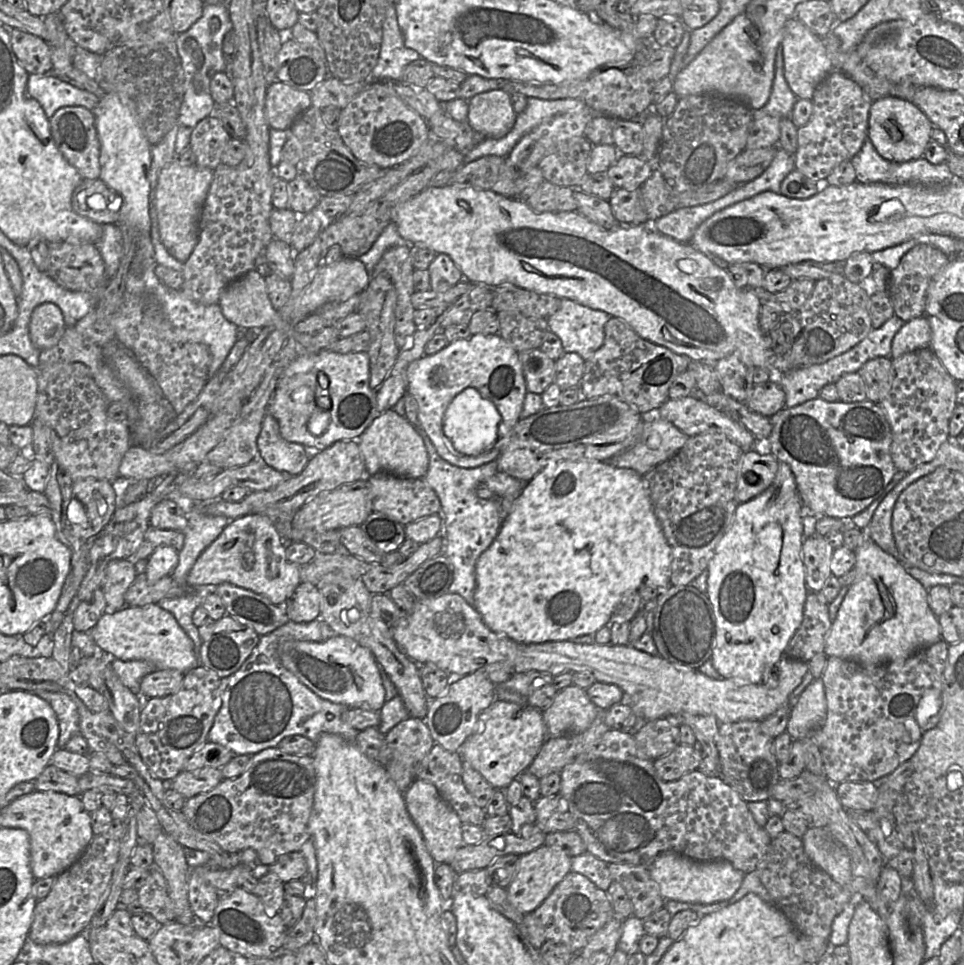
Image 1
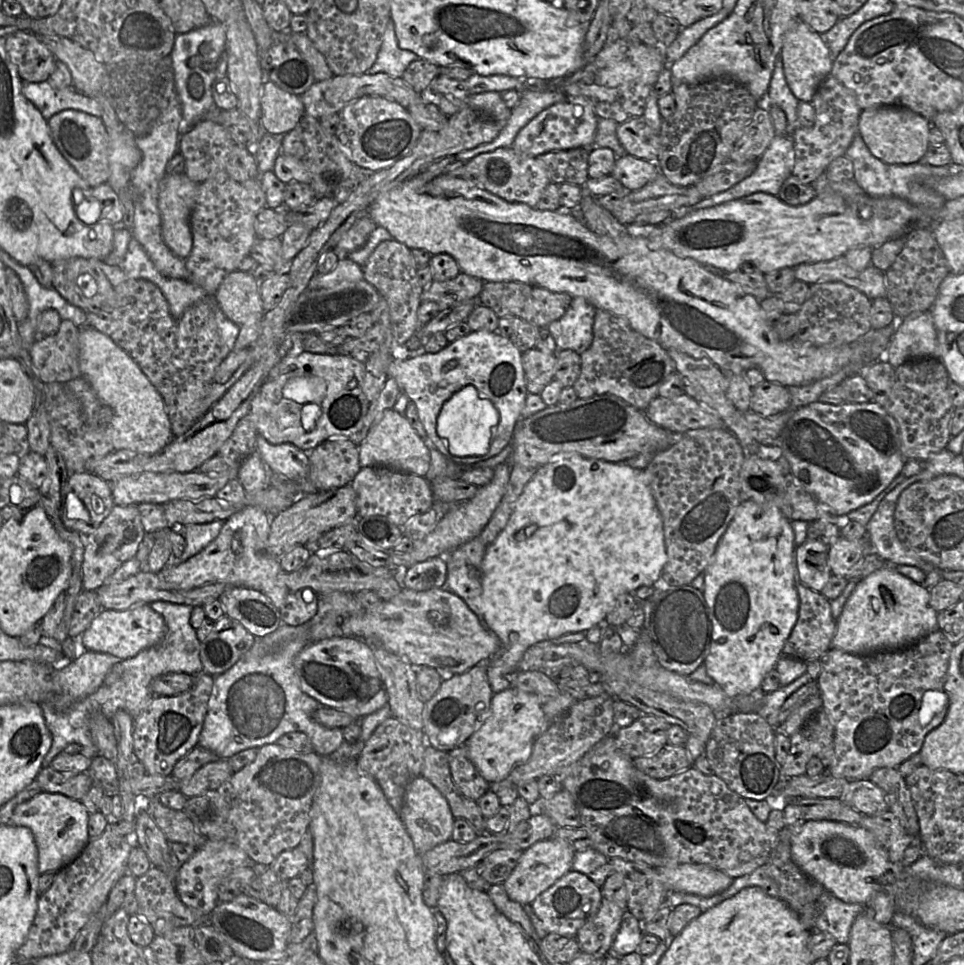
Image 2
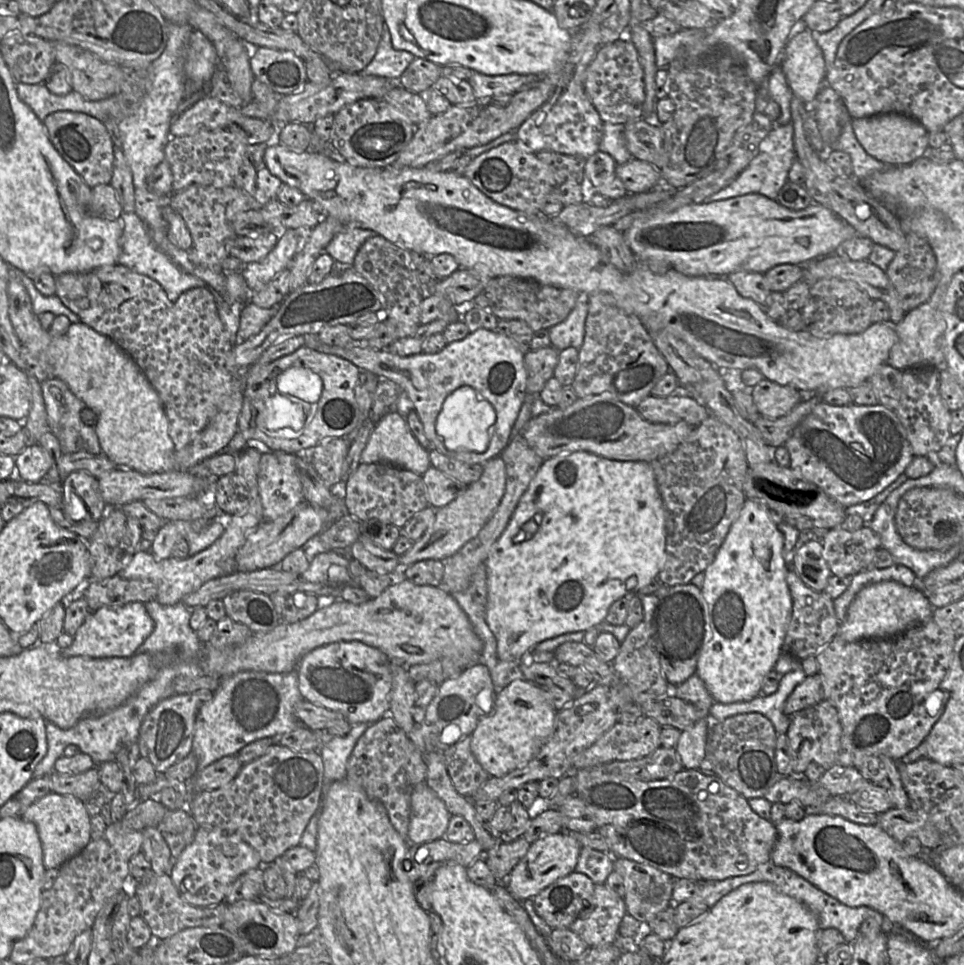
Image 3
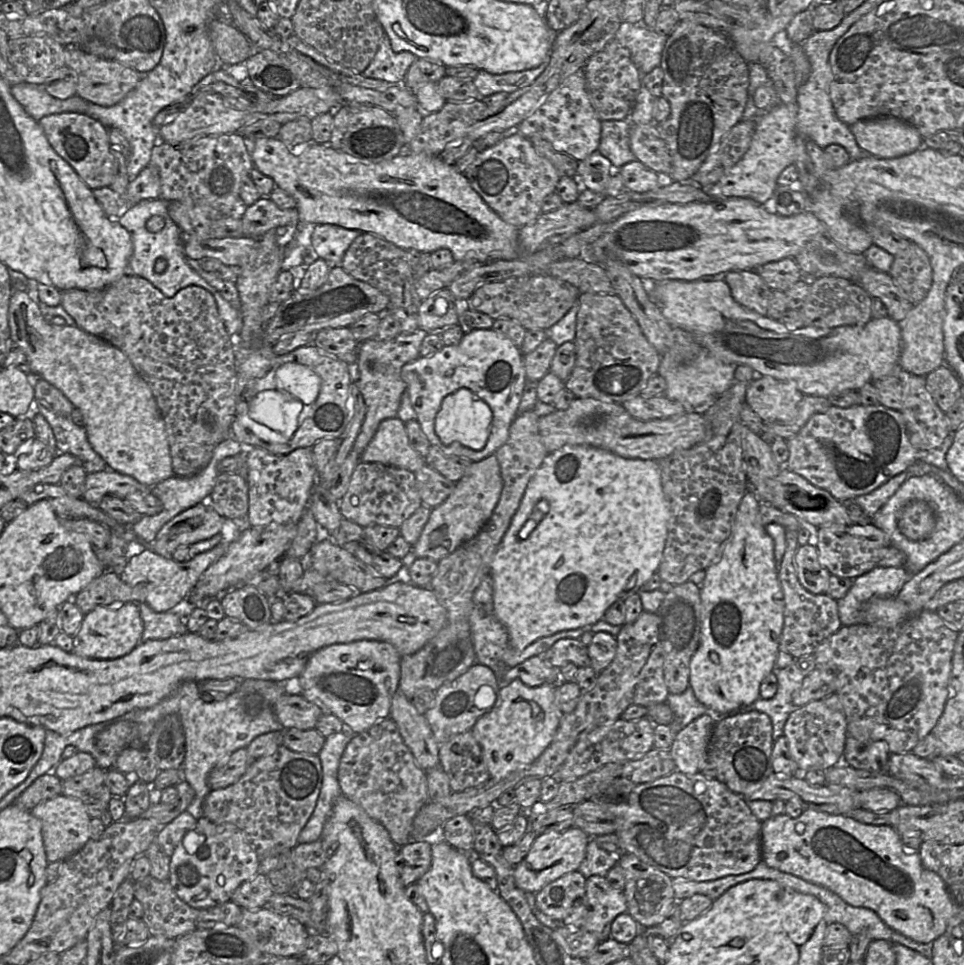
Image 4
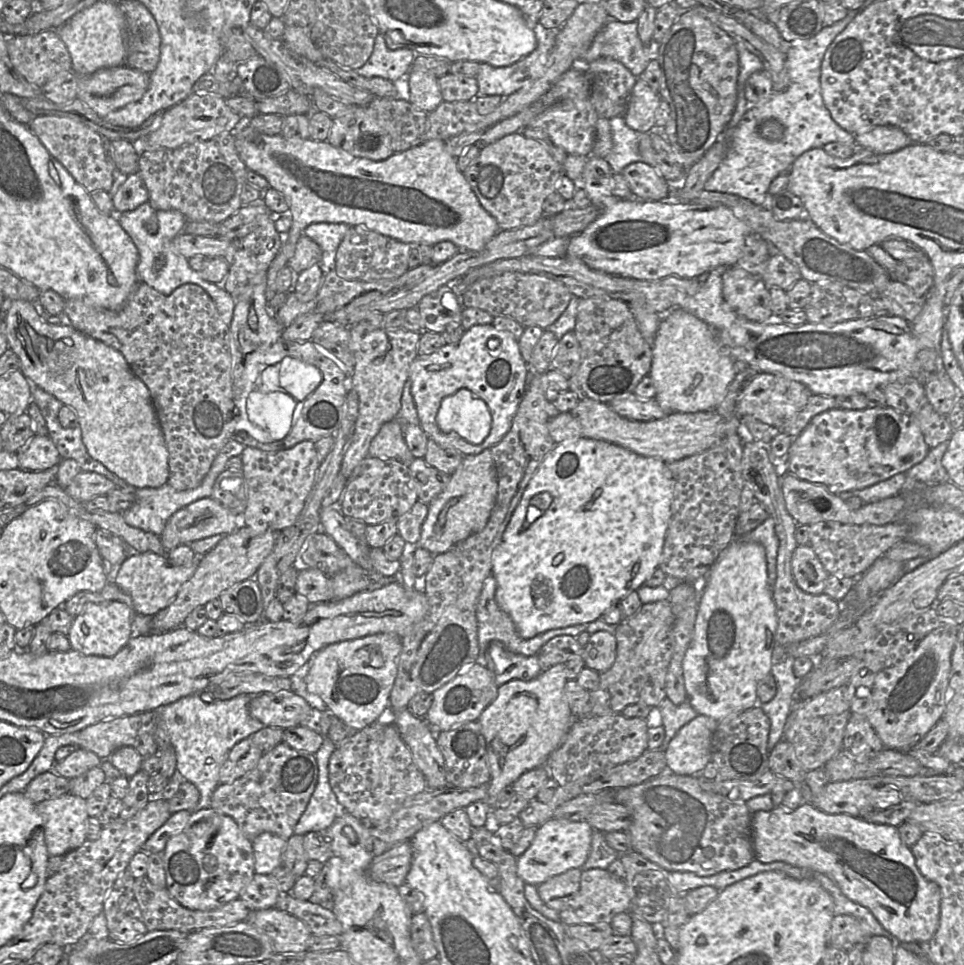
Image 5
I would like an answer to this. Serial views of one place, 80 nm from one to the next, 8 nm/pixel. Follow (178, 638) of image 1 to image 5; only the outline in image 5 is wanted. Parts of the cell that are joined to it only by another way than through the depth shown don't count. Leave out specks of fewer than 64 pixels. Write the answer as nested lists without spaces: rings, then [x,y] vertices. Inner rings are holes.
[[[121,601],[87,603],[78,616],[74,617],[67,634],[71,649],[84,655],[112,657],[117,654],[132,636],[133,609]]]

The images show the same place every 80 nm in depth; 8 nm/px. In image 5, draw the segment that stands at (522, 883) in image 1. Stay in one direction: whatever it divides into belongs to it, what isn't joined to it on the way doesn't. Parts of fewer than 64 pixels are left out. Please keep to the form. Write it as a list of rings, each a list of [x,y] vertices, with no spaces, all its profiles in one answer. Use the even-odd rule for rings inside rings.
[[[551,818],[541,824],[529,848],[517,859],[517,872],[526,884],[540,885],[553,876],[581,868],[589,857],[594,829],[587,821]]]

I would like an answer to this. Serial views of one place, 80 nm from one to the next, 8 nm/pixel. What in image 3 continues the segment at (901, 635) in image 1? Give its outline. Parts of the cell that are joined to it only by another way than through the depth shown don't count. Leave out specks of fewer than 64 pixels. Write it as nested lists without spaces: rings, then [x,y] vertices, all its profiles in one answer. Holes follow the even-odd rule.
[[[895,581],[871,584],[857,593],[837,635],[847,642],[891,638],[925,624],[932,619],[933,610],[925,593],[917,587],[907,587]]]

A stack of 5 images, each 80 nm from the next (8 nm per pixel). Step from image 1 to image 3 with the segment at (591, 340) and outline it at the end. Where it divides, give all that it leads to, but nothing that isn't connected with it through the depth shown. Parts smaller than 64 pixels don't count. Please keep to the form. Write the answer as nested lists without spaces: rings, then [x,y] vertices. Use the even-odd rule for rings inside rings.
[[[581,296],[566,319],[548,329],[551,346],[558,351],[568,347],[579,350],[584,341],[587,313],[587,297]]]

